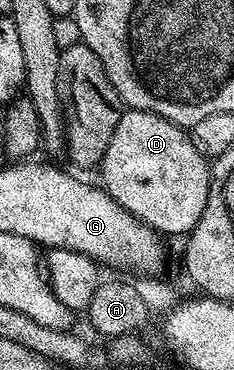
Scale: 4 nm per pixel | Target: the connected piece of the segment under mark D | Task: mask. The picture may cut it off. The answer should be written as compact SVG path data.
M123 110L112 133L112 141L100 164L100 172L102 171L100 183L106 194L111 195L128 213L132 213L163 236L189 236L200 221L210 198L211 164L202 147L194 139L193 143L186 135L189 134L183 128L177 127L172 121L156 113Z

